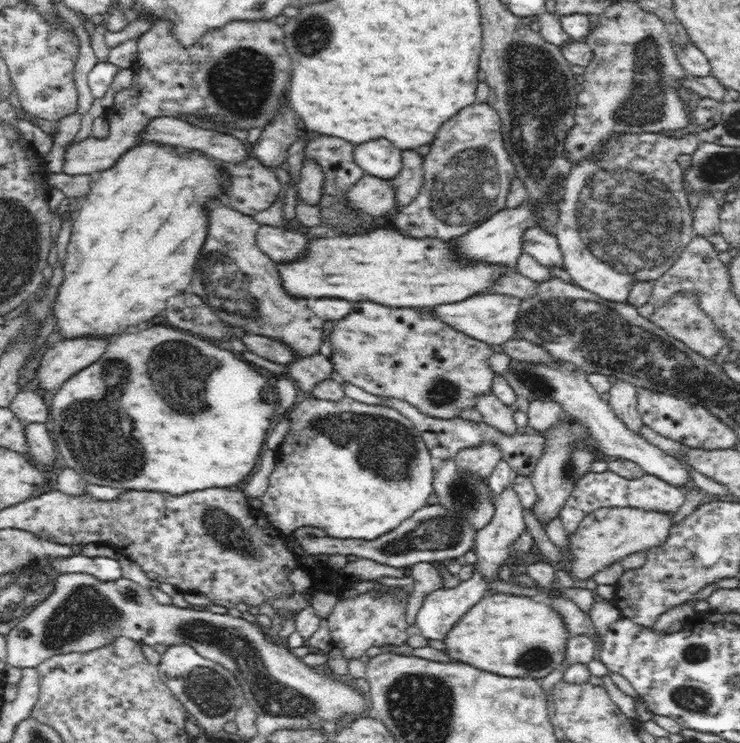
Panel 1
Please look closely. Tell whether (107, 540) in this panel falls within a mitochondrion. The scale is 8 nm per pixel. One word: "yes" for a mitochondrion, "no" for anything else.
no

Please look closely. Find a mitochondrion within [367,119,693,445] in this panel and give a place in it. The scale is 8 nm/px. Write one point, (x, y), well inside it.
(469, 183)

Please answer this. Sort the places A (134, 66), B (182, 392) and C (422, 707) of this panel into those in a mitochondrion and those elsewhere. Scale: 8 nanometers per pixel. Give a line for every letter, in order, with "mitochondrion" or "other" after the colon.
A: other
B: mitochondrion
C: mitochondrion

